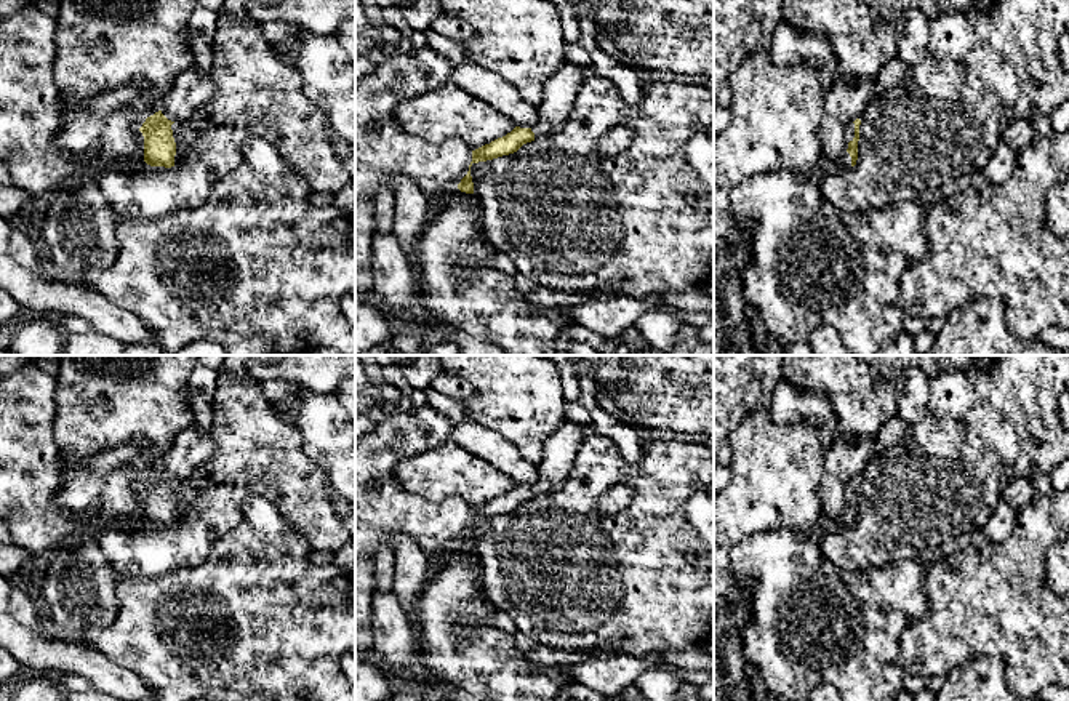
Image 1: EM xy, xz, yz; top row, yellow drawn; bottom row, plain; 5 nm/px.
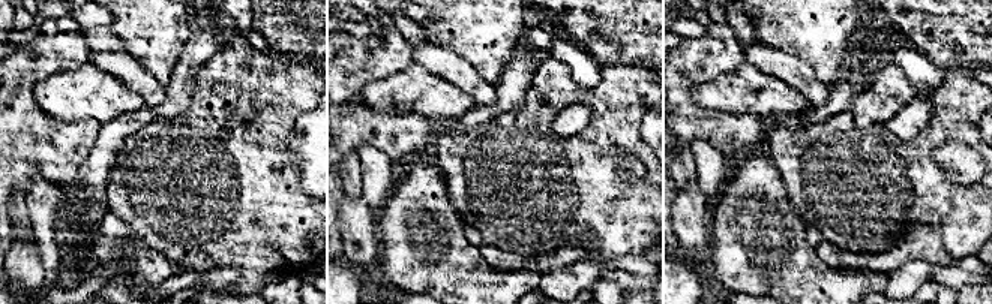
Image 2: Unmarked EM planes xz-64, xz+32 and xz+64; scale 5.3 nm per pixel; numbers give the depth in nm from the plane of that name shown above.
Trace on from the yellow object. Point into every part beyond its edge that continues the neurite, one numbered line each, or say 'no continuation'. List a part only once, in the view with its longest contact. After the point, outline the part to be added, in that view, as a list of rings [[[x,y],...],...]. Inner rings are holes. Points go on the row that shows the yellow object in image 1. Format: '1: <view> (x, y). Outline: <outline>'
1: yz (844, 160). Outline: [[[850,123],[845,128],[845,142],[843,142],[843,152],[842,155],[835,160],[835,168],[851,168],[851,157],[847,152],[848,142],[853,141],[855,138],[855,123]]]

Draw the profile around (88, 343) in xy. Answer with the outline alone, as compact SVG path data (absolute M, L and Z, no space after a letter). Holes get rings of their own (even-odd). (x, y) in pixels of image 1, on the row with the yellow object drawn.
M96 330L66 333L62 355L125 355L125 344Z

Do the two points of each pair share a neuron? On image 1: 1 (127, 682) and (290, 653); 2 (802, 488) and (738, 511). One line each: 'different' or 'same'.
1: different
2: same

